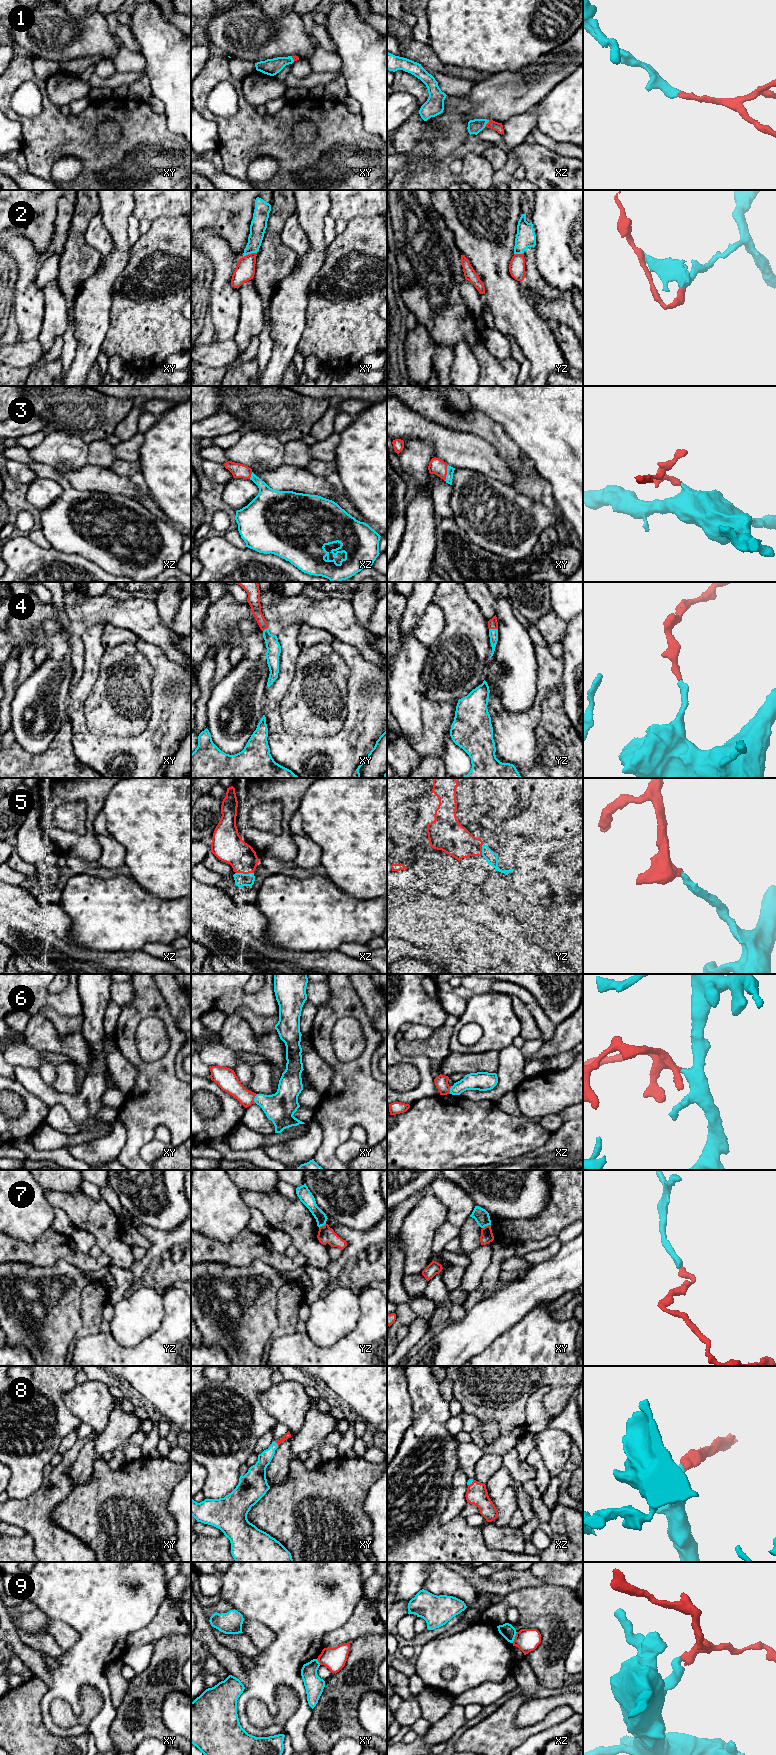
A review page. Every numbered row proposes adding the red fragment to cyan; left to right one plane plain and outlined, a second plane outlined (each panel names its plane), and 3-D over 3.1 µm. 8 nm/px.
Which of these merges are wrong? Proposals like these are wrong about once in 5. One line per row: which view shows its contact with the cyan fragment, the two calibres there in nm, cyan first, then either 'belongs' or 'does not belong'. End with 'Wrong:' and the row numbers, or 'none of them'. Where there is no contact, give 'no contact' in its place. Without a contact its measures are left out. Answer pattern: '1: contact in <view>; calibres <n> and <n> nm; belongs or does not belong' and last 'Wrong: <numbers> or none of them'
1: contact in xz; calibres 110 and 70 nm; belongs
2: contact in xy; calibres 130 and 160 nm; belongs
3: contact in xy; calibres 60 and 130 nm; belongs
4: contact in yz; calibres 80 and 80 nm; belongs
5: contact in xz; calibres 100 and 240 nm; belongs
6: contact in xy; calibres 240 and 160 nm; belongs
7: contact in xy; calibres 120 and 100 nm; does not belong
8: contact in xy; calibres 110 and 50 nm; belongs
9: contact in xz; calibres 110 and 190 nm; does not belong
Wrong: 7, 9

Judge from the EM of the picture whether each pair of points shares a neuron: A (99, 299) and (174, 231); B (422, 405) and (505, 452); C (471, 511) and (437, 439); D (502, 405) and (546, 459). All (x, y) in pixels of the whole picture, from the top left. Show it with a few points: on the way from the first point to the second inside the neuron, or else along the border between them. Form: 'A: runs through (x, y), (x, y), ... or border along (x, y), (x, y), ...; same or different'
A: border along (126, 265), (114, 283), (112, 305), (110, 308); different
B: runs through (444, 416), (458, 422), (477, 422), (487, 430); same
C: border along (455, 468), (472, 469), (478, 473); different
D: runs through (515, 418), (543, 446); same

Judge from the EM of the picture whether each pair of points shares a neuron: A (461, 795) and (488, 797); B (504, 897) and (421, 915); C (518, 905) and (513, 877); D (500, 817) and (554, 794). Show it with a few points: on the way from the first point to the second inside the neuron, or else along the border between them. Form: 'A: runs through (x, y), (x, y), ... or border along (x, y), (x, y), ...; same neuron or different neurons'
A: border along (471, 788), (473, 802), (481, 816); different neurons
B: border along (459, 901), (478, 902), (498, 914); different neurons
C: border along (501, 873), (505, 877), (507, 884), (531, 904); different neurons
D: runs through (513, 819), (521, 816), (541, 797); same neuron

